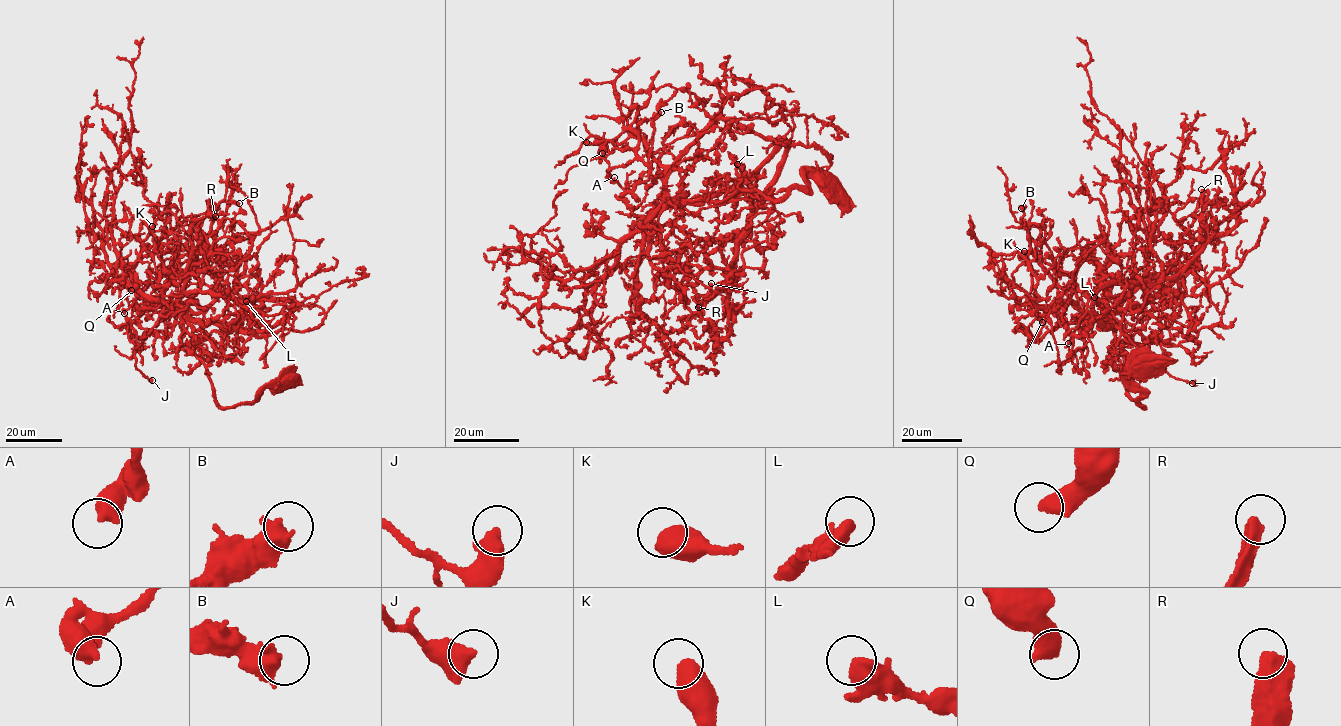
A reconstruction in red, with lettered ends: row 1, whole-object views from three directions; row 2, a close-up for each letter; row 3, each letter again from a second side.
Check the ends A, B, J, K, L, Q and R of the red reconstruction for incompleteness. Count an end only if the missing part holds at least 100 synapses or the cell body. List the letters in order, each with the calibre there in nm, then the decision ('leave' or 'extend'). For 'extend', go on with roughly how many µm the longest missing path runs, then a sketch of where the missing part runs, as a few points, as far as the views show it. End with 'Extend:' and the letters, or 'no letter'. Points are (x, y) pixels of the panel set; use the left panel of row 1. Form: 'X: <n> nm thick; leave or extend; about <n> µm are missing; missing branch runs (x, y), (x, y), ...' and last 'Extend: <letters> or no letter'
A: 480 nm thick; leave
B: 600 nm thick; leave
J: 500 nm thick; leave
K: 600 nm thick; leave
L: 500 nm thick; leave
Q: 500 nm thick; leave
R: 500 nm thick; extend; about 35 µm are missing; missing branch runs (215, 216), (207, 194), (207, 184), (201, 175), (182, 163), (183, 173)
Extend: R

